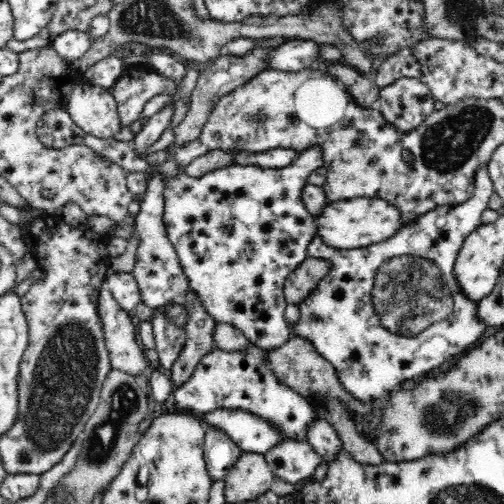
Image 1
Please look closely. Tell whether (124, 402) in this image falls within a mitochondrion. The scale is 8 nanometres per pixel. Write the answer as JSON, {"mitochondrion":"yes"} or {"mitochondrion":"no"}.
{"mitochondrion":"yes"}

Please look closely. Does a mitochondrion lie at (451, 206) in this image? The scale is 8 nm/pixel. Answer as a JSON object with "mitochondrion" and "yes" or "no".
{"mitochondrion":"no"}

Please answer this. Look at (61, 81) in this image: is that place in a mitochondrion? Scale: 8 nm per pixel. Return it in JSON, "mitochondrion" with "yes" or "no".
{"mitochondrion":"no"}

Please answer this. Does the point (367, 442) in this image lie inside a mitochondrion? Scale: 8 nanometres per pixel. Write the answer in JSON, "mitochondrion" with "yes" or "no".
{"mitochondrion":"no"}

